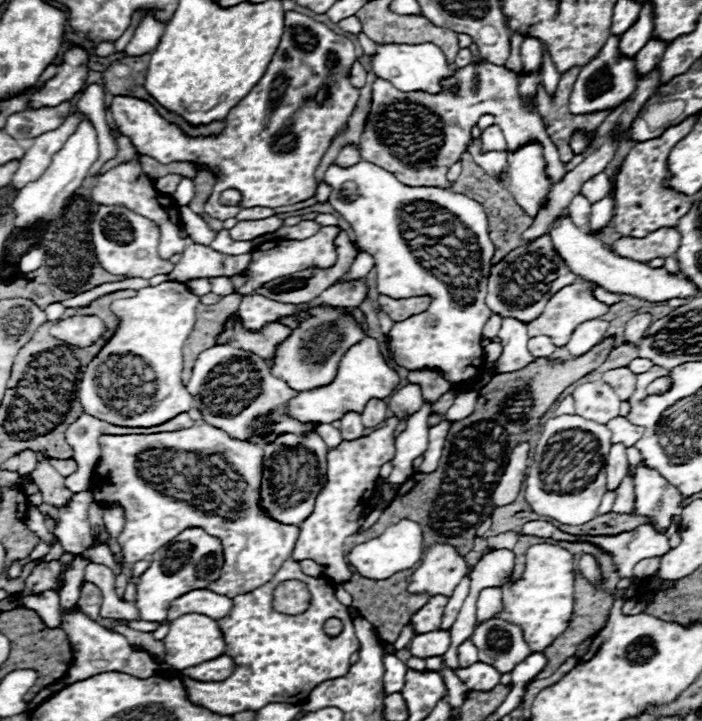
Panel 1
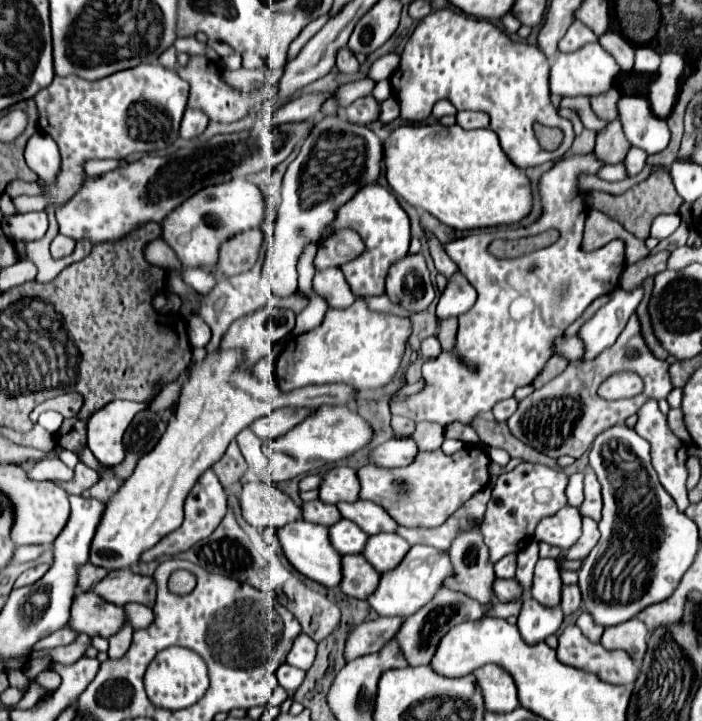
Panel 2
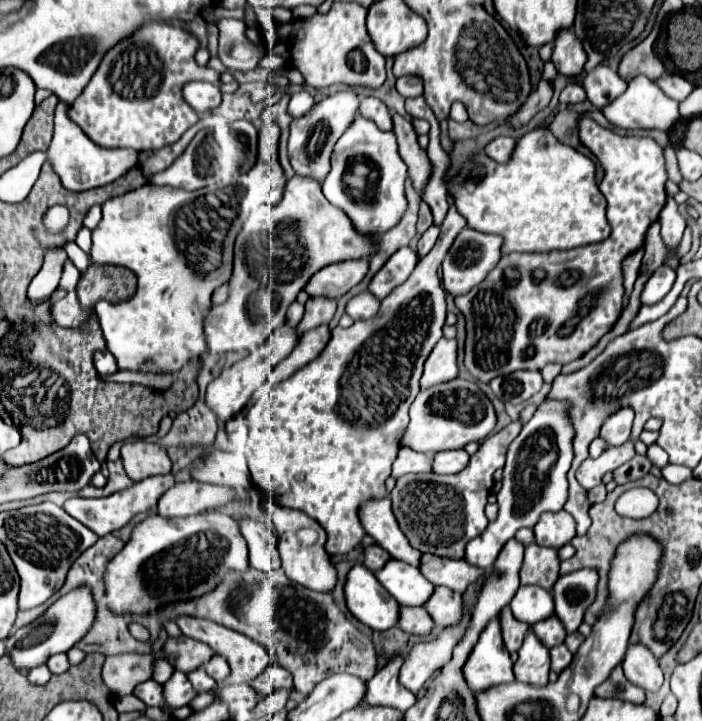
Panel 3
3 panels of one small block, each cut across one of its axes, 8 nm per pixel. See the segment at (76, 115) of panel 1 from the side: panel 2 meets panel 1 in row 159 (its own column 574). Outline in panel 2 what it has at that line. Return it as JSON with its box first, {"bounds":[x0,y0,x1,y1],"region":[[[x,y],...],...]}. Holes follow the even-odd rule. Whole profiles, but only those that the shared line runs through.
{"bounds":[558,20,598,52],"region":[[[576,20],[576,22],[568,28],[568,32],[564,34],[564,38],[560,40],[558,50],[560,50],[560,52],[574,52],[574,50],[582,48],[584,44],[596,42],[596,40],[598,40],[598,36],[596,36],[590,28],[586,28],[582,22]]]}

